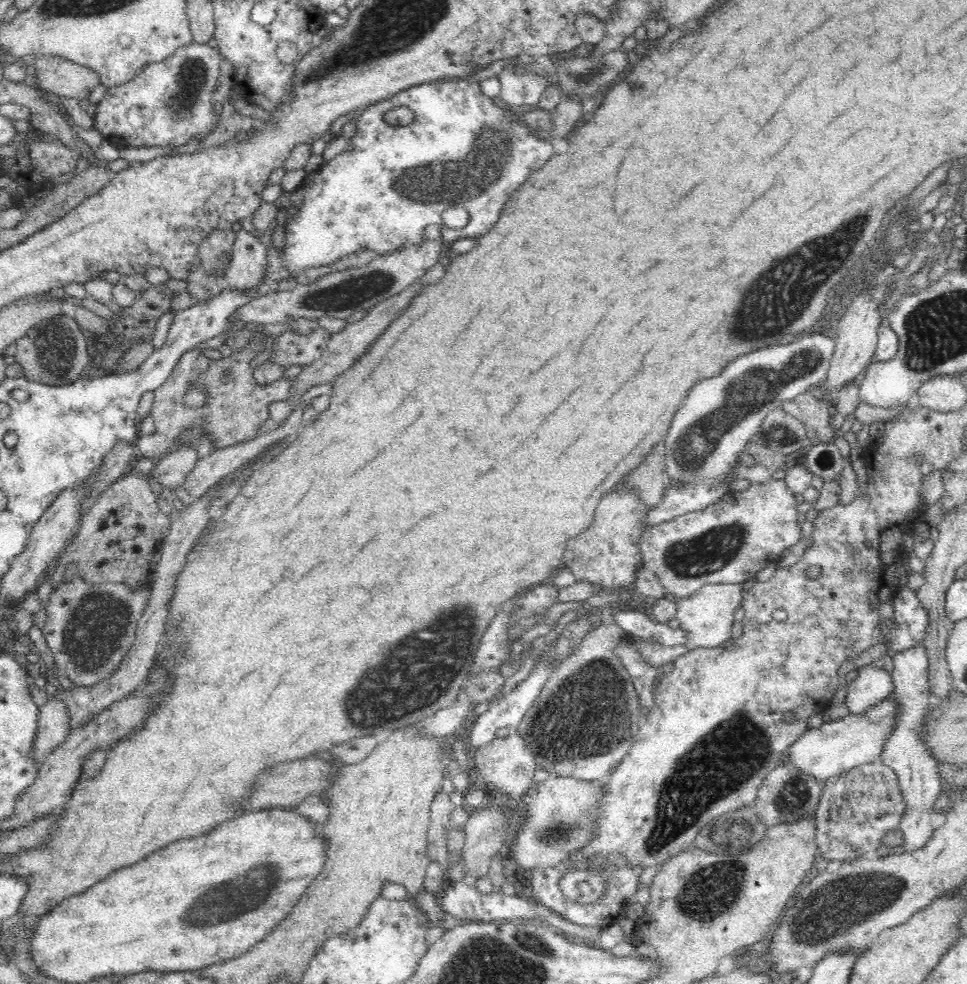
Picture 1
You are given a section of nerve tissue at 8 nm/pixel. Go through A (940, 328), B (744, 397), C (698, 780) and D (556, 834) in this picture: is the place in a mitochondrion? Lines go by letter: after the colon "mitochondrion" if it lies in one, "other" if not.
A: mitochondrion
B: mitochondrion
C: mitochondrion
D: mitochondrion

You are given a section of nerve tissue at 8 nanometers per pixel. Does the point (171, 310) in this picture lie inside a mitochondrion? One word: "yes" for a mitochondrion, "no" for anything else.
no

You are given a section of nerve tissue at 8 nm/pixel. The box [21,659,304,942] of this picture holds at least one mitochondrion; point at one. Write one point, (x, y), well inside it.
(228, 899)

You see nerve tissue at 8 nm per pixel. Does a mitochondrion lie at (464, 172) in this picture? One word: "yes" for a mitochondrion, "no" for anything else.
yes

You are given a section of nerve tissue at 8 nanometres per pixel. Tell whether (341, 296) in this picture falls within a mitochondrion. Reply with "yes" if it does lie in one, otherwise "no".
yes

